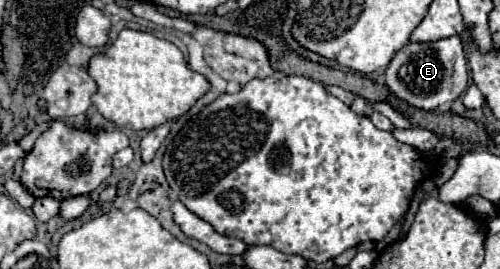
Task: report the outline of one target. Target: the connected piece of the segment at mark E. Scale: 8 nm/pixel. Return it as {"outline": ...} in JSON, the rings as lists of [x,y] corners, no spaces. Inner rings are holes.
{"outline":[[[448,37],[432,43],[408,43],[404,45],[386,67],[386,87],[404,105],[432,111],[444,103],[452,103],[452,75],[454,75],[454,55],[462,51],[460,37]]]}

